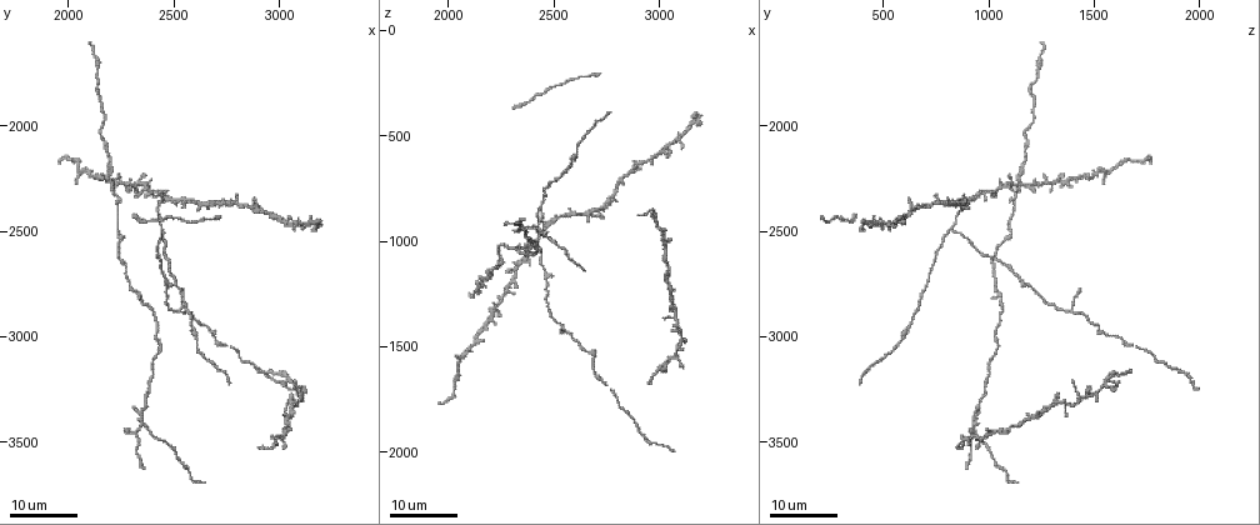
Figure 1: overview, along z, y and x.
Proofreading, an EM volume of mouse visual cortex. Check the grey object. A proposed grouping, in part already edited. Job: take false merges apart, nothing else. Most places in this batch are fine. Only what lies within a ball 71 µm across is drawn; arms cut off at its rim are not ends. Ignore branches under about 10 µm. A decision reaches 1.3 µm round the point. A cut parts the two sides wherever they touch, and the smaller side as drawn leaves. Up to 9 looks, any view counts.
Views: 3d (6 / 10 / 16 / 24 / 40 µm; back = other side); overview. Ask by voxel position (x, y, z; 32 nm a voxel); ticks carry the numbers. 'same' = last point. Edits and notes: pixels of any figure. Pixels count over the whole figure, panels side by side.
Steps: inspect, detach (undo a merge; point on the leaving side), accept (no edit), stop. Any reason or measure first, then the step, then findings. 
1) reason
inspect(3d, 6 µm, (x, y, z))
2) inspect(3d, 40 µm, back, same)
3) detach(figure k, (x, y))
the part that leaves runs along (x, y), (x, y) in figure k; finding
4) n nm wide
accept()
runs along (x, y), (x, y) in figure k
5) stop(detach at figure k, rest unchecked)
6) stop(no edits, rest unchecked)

side arm on a straight run
inspect(3d, 16 µm, (2440, 2490, 820))

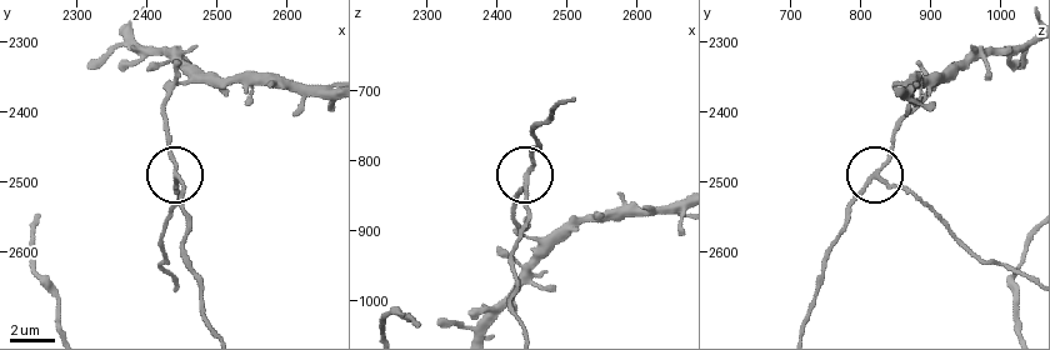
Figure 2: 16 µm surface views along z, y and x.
inspect(3d, 6 µm, (2445, 2490, 820))

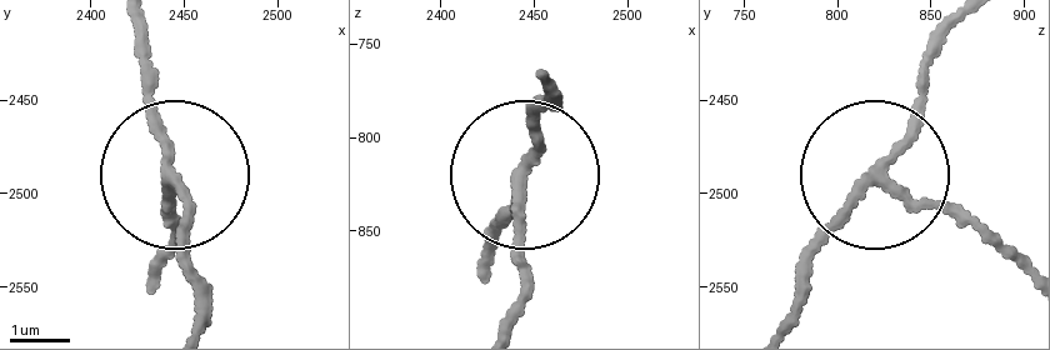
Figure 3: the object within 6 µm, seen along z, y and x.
3 arms
accept()
runs along (159, 268), (174, 188), (199, 308) in figure 3; all the same neuron

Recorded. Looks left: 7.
side arm on a straight run
inspect(3d, 16 µm, (2370, 2300, 1050))

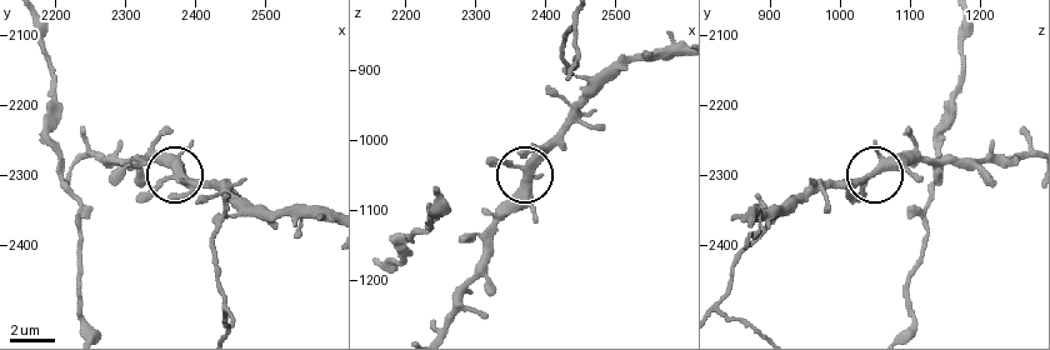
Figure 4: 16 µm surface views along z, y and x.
inspect(3d, 6 µm, (2380, 2295, 1055))

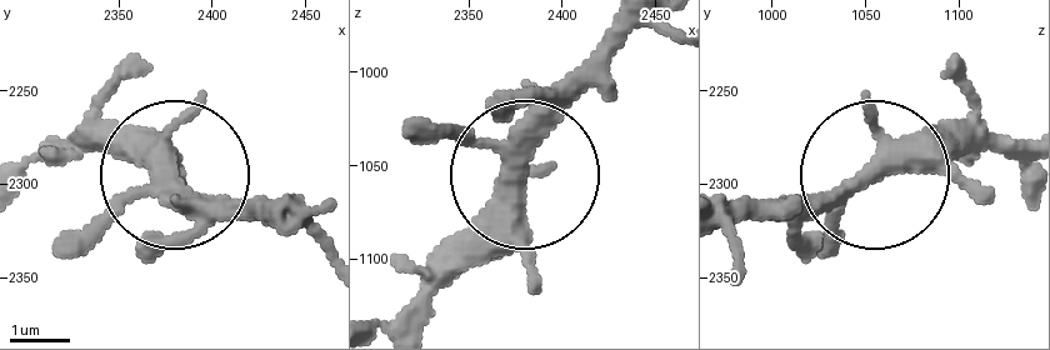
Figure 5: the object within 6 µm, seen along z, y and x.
accept()
runs along (625, 20), (550, 139), (421, 269) in figure 5; all the same neuron

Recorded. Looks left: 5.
looks like a crossing
inspect(3d, 24 µm, (2230, 2330, 1120))

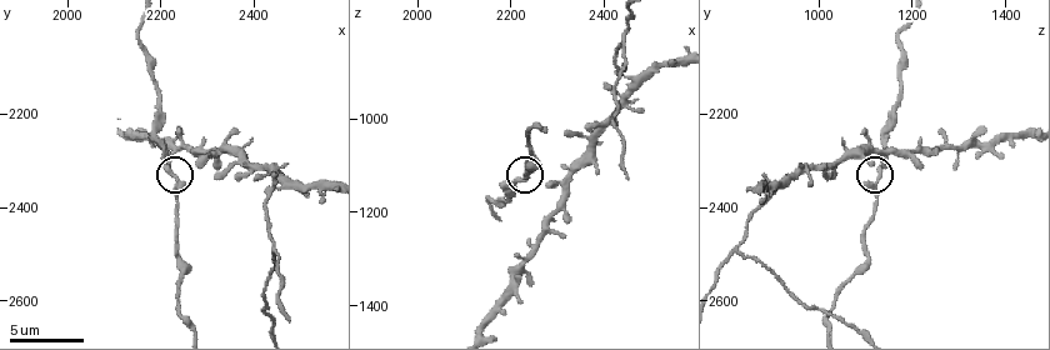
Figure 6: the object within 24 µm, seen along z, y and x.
closer look
inspect(3d, 10 µm, (2225, 2335, 1125))

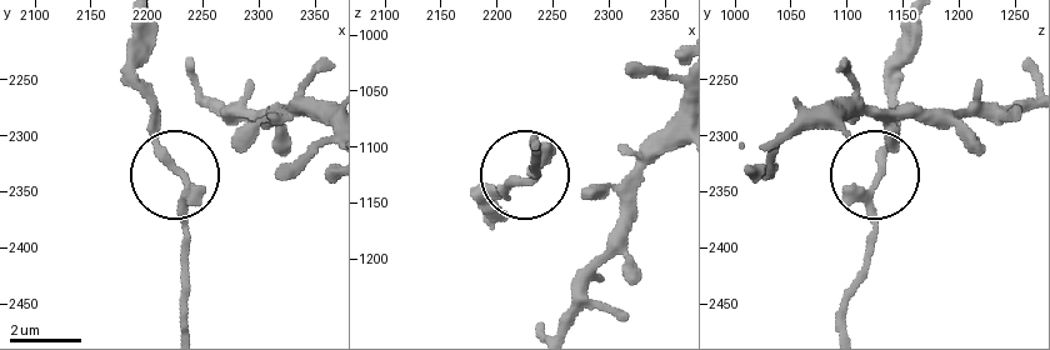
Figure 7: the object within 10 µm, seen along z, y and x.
side arm 27 µm
accept()
one neuron here

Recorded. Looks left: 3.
looks like a crossing
inspect(3d, 16 µm, (2360, 3410, 930))

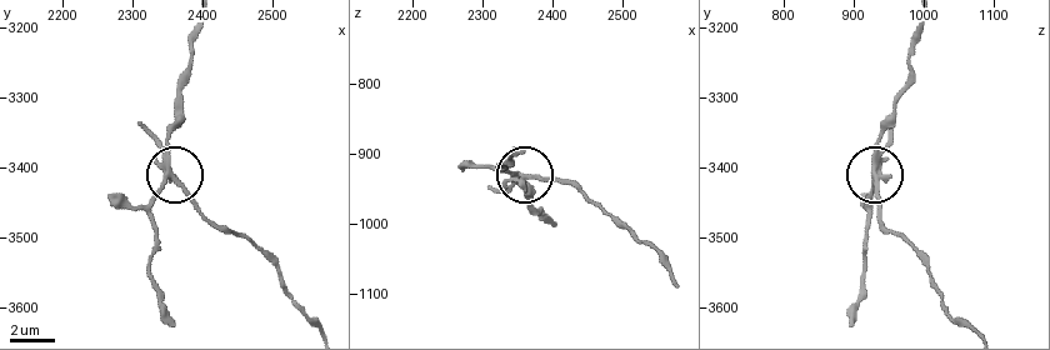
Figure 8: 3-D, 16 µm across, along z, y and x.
inspect(3d, 6 µm, (2355, 3415, 935))

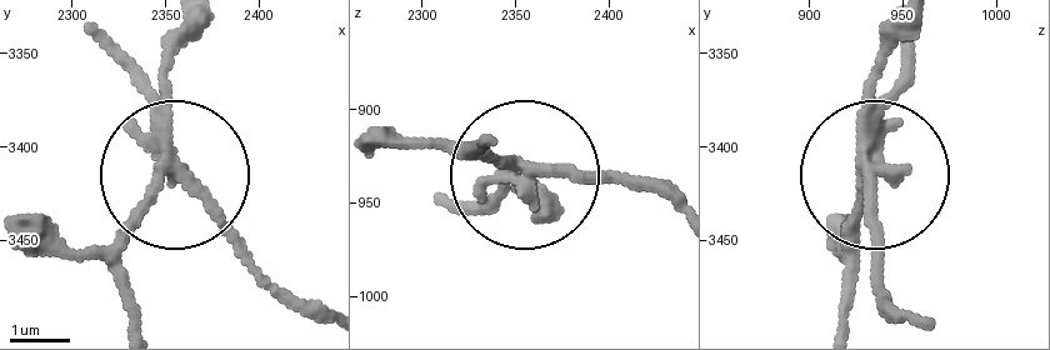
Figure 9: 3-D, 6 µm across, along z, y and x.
detach(figure 9, (124, 60))
the part that leaves runs along (158, 134), (148, 79), (113, 35) in figure 9; a second neuron is stuck on

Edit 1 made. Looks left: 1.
stop(detach at figure 9, rest unchecked)

